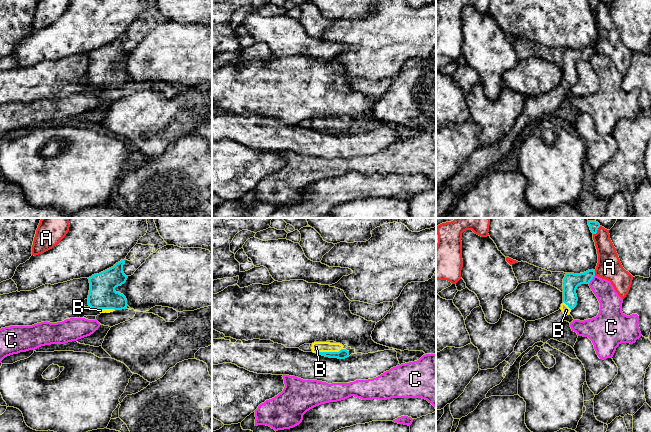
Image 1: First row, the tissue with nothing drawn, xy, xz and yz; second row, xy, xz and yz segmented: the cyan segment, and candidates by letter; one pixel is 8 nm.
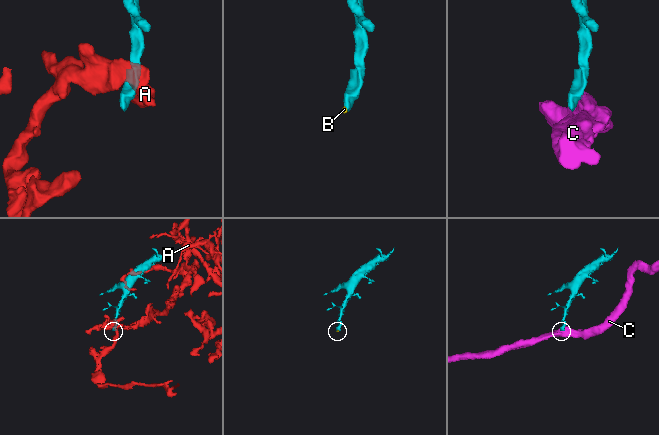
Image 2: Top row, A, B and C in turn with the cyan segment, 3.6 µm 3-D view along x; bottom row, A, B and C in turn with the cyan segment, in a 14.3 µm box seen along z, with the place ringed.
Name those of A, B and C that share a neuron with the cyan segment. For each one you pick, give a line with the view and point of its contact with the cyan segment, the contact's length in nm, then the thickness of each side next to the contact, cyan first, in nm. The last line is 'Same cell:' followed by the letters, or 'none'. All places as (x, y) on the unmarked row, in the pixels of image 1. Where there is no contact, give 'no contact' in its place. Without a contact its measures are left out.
B: contact xy (102, 84); length 220 nm; calibres 220 and 30 nm
Same cell: B

